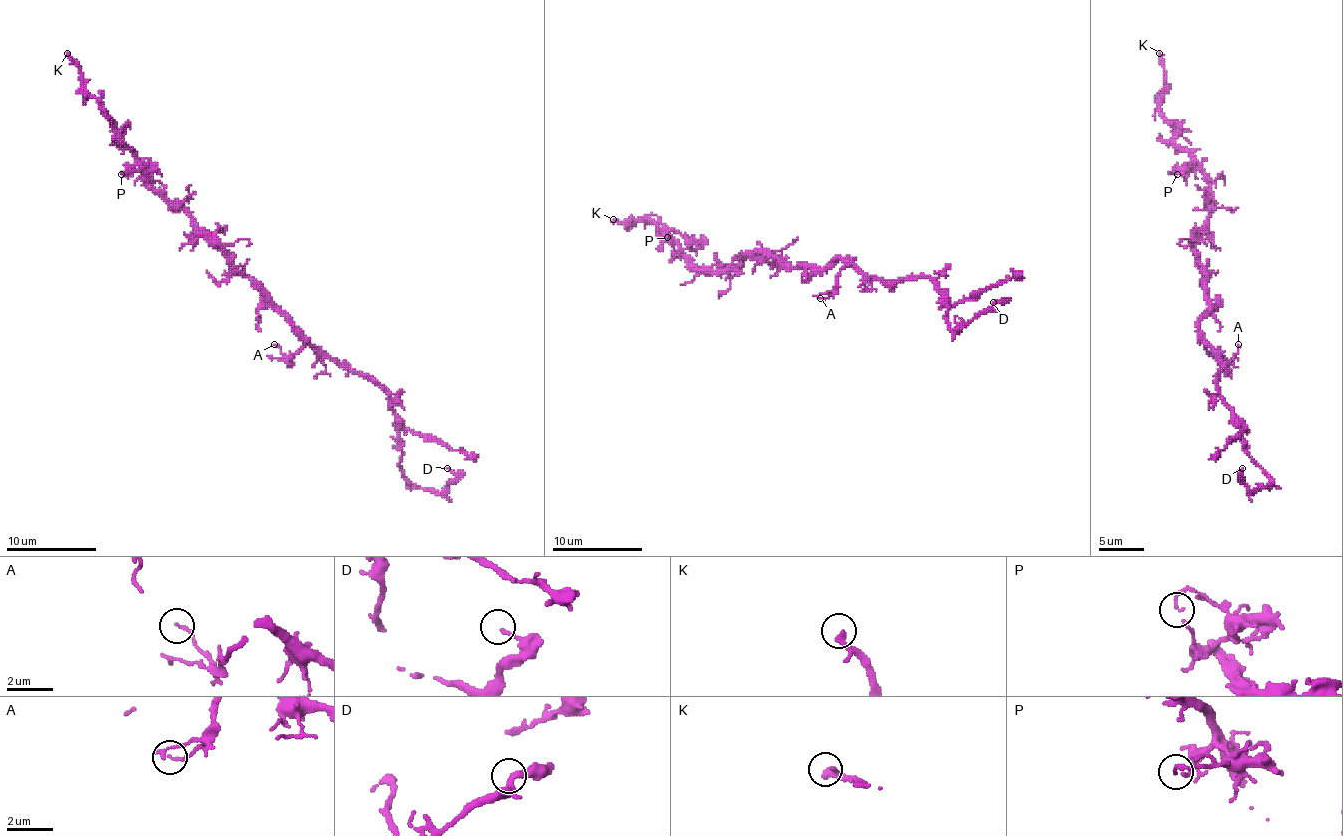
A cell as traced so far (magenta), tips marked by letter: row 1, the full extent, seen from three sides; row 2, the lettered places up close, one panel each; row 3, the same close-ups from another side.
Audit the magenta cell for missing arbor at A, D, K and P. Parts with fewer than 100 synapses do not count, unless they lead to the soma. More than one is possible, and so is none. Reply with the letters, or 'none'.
K

